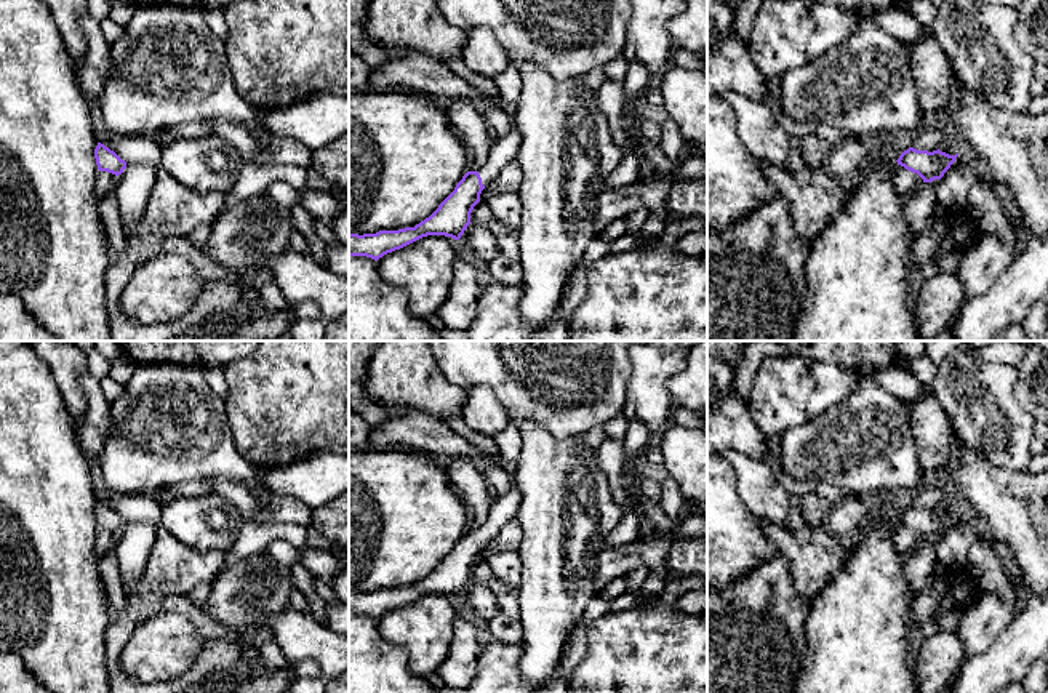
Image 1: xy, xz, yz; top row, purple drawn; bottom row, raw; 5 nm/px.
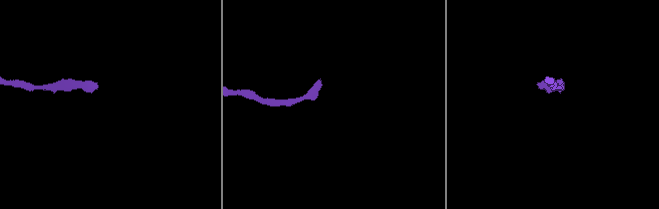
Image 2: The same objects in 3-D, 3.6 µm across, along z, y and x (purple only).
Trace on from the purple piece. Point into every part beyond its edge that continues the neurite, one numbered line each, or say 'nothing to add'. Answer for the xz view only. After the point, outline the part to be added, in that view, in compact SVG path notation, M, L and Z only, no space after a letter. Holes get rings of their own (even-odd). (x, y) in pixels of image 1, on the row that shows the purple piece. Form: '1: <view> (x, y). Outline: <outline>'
1: xz (506, 148). Outline: M512 126L506 136L498 138L485 163L478 166L478 174L483 186L493 181L509 162L517 158L520 144L522 134L517 126Z

